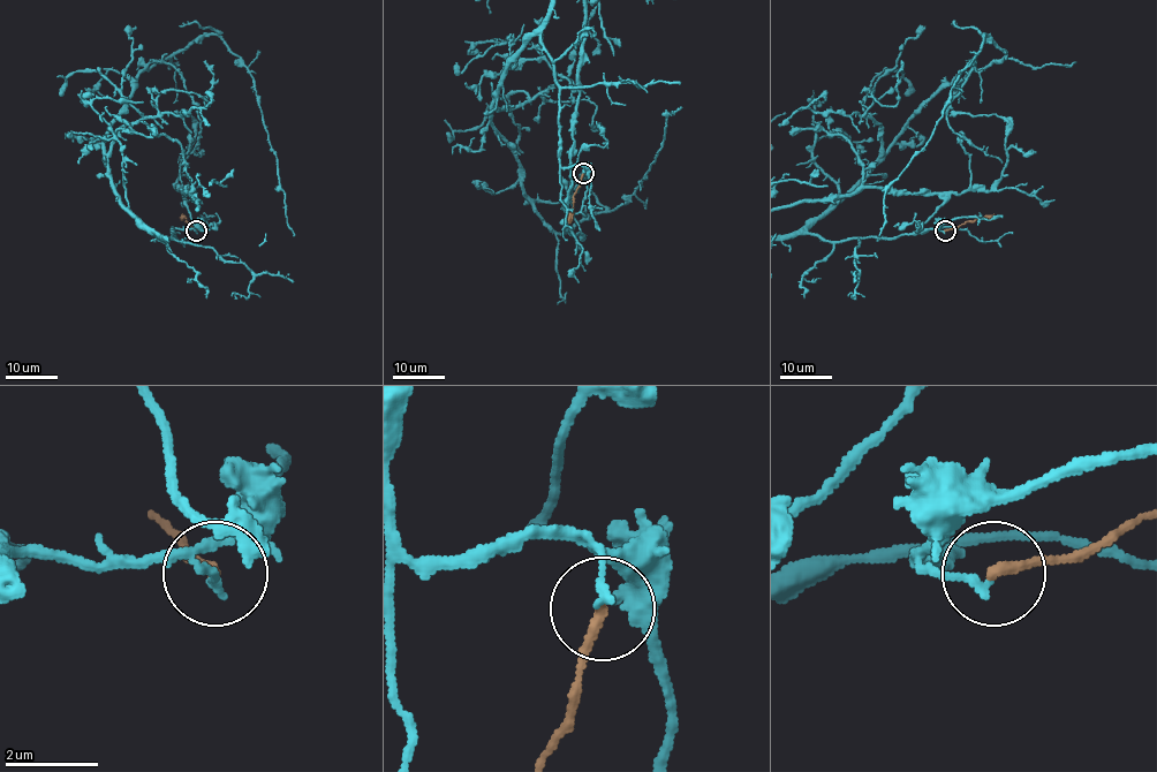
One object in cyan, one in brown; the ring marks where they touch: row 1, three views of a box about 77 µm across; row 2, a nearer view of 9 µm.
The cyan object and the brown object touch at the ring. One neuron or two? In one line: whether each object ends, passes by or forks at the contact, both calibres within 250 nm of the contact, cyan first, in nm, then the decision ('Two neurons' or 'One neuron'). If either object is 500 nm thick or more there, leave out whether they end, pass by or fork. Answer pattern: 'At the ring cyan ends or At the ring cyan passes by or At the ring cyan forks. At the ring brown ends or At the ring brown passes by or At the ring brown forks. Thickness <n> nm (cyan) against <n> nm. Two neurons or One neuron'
At the ring cyan ends. At the ring brown ends. Thickness 160 nm (cyan) against 220 nm. Two neurons

